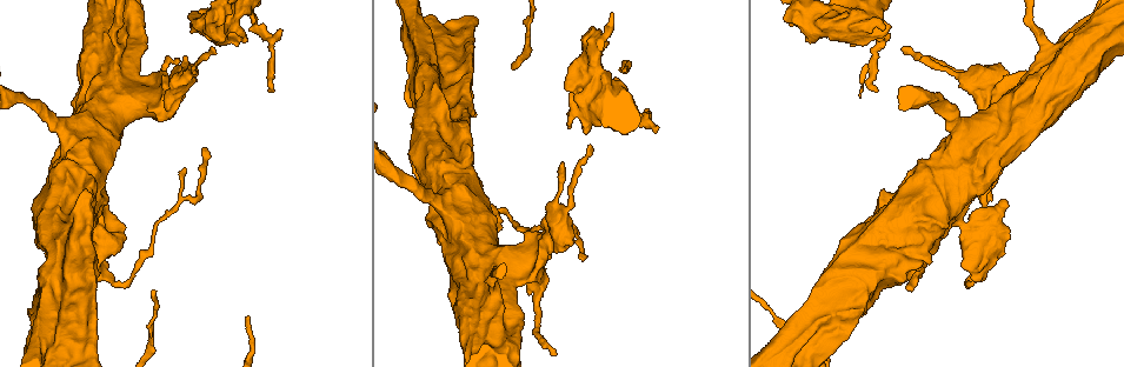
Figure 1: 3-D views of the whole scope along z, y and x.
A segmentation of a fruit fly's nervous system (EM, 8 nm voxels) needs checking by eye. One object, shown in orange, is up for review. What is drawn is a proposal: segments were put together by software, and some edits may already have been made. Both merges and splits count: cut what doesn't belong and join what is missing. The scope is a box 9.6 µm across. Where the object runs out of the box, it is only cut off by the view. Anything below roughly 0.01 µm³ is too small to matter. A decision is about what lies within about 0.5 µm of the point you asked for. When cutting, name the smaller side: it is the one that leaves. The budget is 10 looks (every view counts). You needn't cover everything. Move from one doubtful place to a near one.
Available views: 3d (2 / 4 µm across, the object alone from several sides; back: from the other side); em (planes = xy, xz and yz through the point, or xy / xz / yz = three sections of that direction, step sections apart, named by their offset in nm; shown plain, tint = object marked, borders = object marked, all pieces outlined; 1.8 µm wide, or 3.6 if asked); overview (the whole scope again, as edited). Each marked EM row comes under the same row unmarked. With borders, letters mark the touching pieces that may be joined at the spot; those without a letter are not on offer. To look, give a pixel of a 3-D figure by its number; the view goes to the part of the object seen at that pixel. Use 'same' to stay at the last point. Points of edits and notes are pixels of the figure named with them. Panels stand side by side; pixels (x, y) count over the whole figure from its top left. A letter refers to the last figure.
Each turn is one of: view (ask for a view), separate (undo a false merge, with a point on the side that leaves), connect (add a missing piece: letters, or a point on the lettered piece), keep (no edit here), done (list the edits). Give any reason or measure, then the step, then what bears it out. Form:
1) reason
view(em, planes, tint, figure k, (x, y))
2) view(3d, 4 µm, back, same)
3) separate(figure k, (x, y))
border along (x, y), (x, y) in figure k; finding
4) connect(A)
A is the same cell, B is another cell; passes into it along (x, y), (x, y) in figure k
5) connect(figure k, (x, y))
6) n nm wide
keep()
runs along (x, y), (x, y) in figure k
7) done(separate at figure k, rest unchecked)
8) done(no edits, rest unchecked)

sudden change in width
view(em, 3.6 µm, xz, step 16, borders, figure 1, (796, 344))

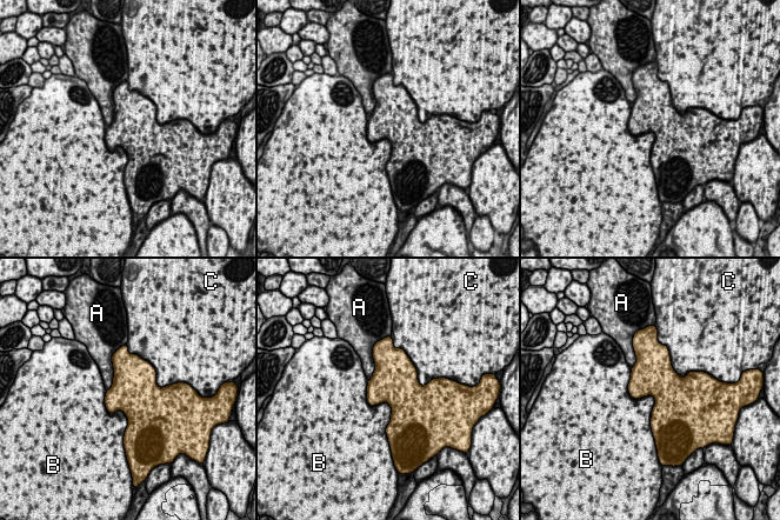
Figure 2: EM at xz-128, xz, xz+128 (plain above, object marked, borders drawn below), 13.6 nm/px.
keep()
A, B and C are other cells; continuous, no second cell

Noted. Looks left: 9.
an open end
view(em, planes, borders, figure 1, (909, 291))

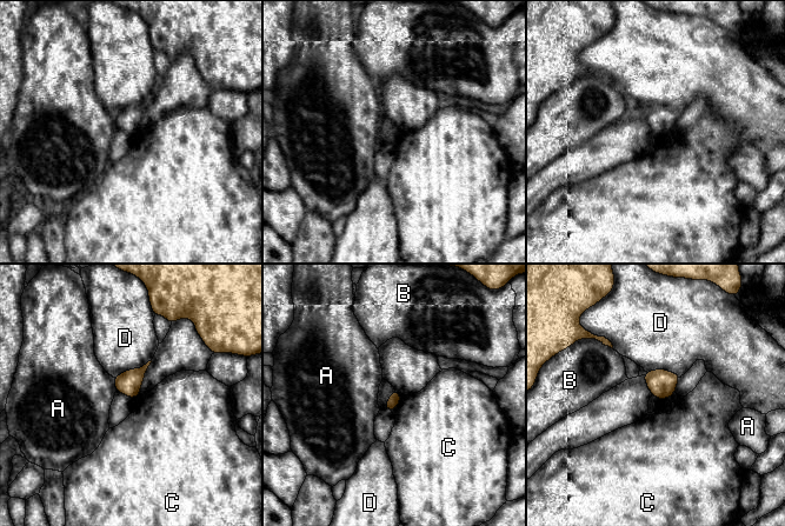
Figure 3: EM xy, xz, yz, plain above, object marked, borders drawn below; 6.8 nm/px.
keep()
A, B, C and D are other cells; none of them fits

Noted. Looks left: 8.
stops while still wide
view(3d, 4 µm, figure 1, (919, 169))

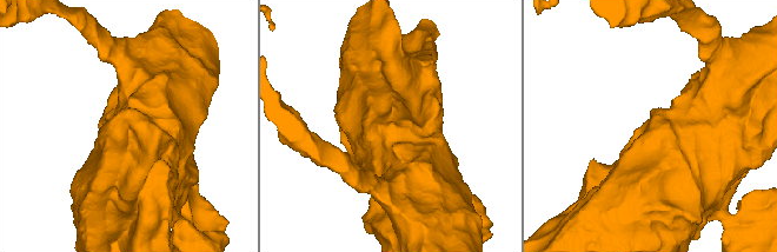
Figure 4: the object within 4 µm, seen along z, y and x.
now the EM
view(em, 3.6 µm, planes, borders, figure 4, (378, 125))

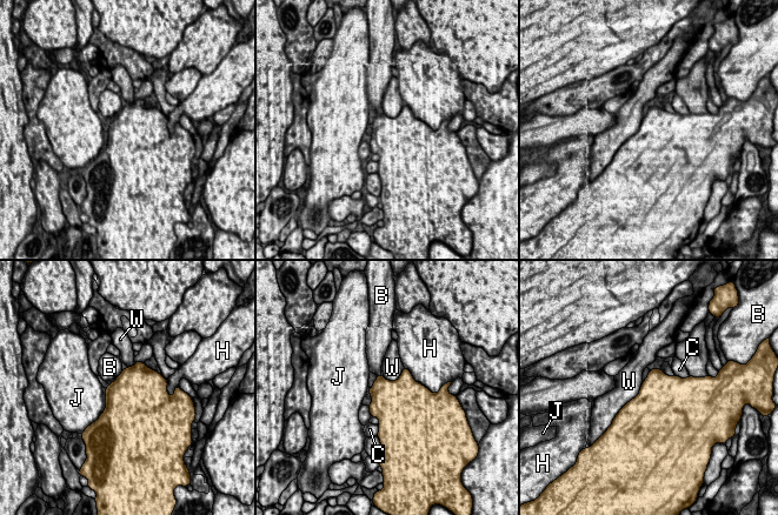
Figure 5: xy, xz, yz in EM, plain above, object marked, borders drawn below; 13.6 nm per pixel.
keep()
B, C, H, J and W are other cells; border along (643, 382), (639, 392), (617, 414) in figure 5; none of them fits

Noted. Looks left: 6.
an open end
view(3d, 2 µm, back, figure 1, (566, 242))

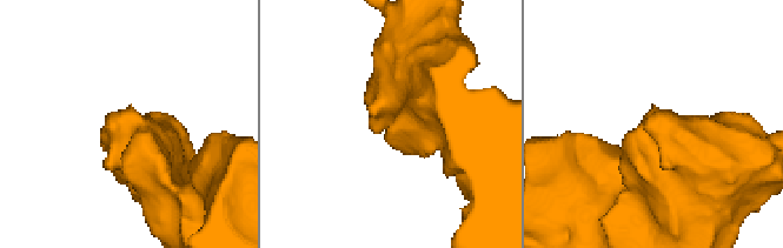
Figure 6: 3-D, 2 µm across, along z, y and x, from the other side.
view(em, planes, borders, figure 6, (129, 109))

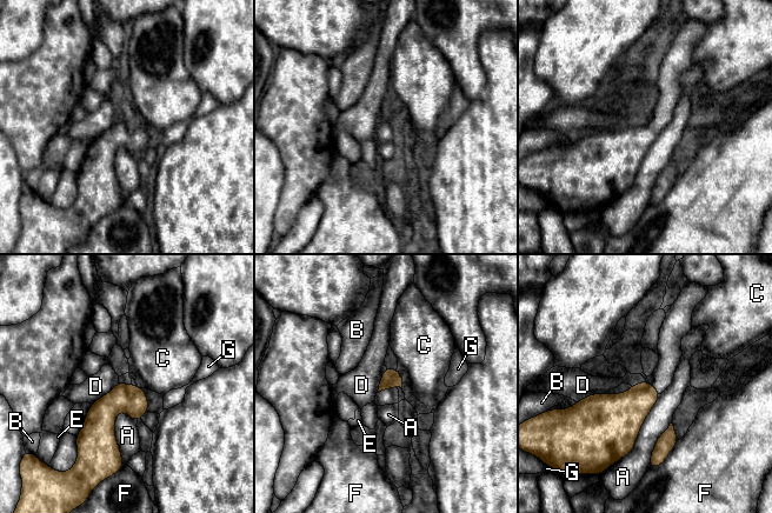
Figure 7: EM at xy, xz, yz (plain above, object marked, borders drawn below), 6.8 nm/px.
A touches over 380 nm
keep()
A, B, C, D, E, F and G are other cells; border along (118, 380), (112, 390), (92, 404) in figure 7; no lettered piece goes on from it

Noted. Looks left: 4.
done(no edits, rest unchecked)

